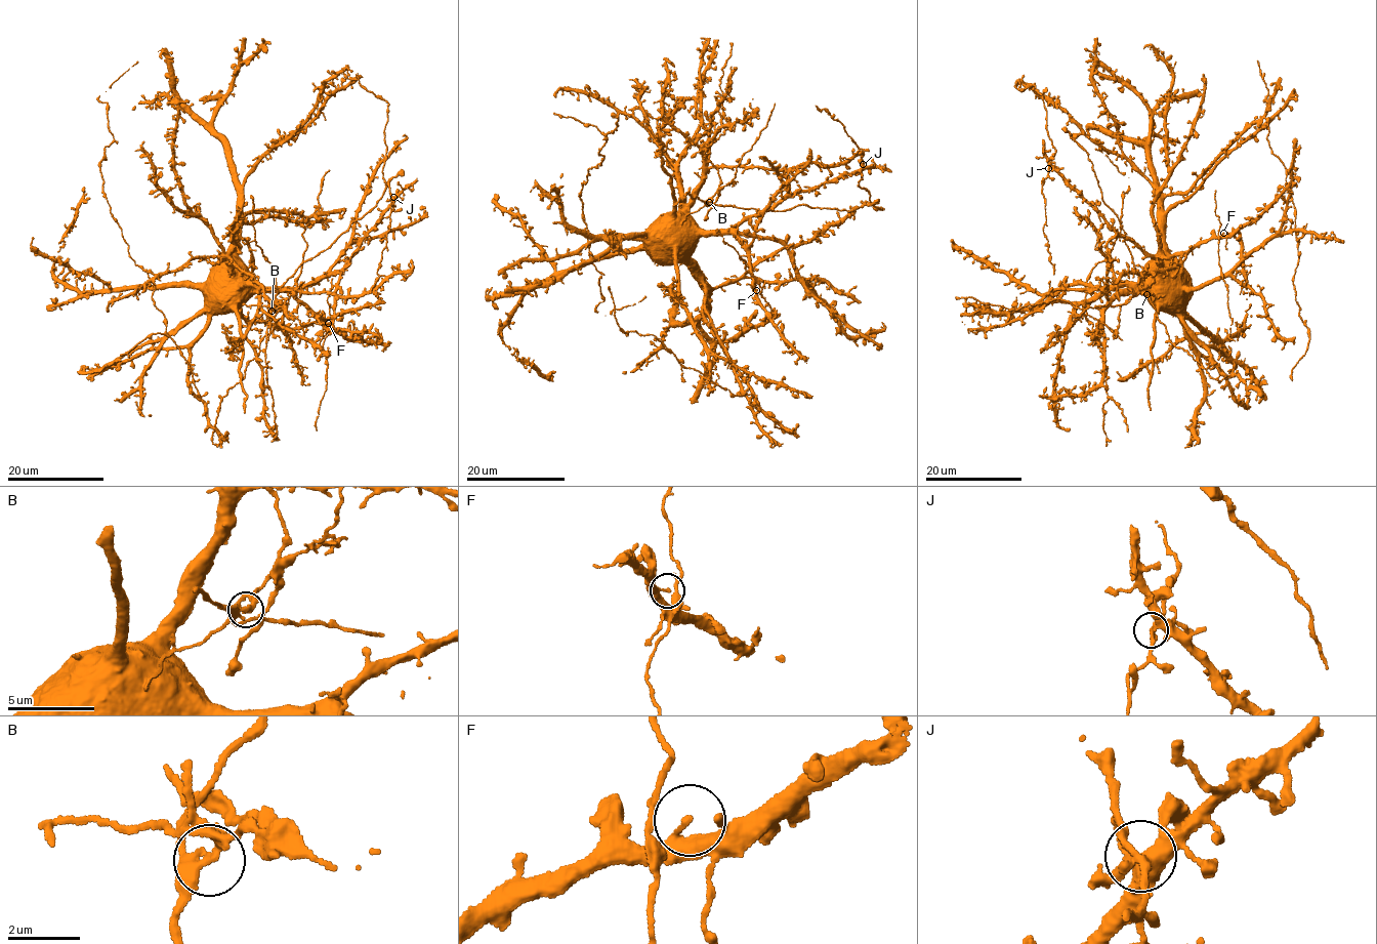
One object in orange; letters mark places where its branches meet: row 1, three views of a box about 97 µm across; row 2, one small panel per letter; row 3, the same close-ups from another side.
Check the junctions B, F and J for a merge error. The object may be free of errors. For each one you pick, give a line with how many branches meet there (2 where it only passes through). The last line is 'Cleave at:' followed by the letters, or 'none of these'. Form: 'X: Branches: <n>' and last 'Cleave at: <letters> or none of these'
B: Branches: 4
Cleave at: B

